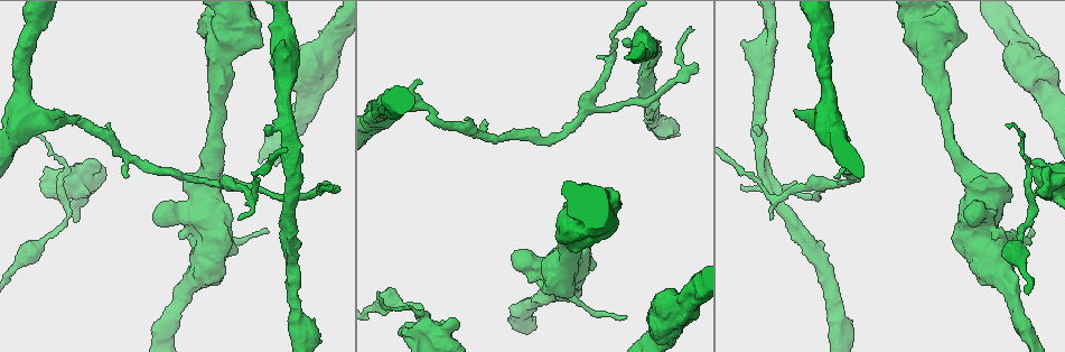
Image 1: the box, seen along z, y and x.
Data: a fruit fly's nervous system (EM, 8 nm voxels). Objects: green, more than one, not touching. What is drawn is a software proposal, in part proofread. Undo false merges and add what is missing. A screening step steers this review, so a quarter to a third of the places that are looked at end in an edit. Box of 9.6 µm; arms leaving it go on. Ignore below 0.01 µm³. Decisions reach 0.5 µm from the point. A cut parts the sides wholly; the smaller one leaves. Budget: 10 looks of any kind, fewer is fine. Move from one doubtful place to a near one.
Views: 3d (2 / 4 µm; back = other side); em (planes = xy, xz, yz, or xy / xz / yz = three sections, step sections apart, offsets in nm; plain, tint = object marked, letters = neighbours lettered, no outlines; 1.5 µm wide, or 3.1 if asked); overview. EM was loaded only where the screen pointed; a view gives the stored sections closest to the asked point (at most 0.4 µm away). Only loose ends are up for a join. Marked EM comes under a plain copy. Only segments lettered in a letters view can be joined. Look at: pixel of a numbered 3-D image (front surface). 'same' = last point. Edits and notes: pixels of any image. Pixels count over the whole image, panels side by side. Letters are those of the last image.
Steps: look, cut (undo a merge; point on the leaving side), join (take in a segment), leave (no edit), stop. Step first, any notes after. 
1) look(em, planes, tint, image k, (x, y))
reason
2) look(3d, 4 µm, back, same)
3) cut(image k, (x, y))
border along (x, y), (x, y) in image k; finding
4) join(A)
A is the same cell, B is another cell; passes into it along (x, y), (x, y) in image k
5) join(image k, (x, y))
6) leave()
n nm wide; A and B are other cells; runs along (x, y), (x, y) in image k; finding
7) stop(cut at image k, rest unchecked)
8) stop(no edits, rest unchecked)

look(em, planes, letters, image 1, (50, 238))
sudden change in width

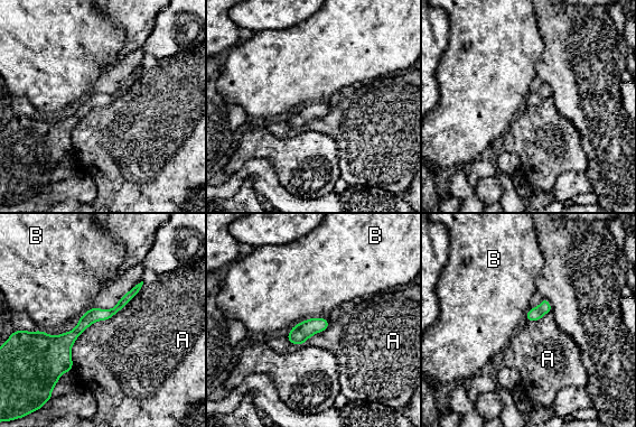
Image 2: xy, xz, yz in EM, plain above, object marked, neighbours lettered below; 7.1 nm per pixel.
leave()
A and B are other cells; border along (123, 308), (76, 339), (72, 367) in image 2; all the same neuron

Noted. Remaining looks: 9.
look(em, yz, step 4, tint, image 1, (742, 187))
free end

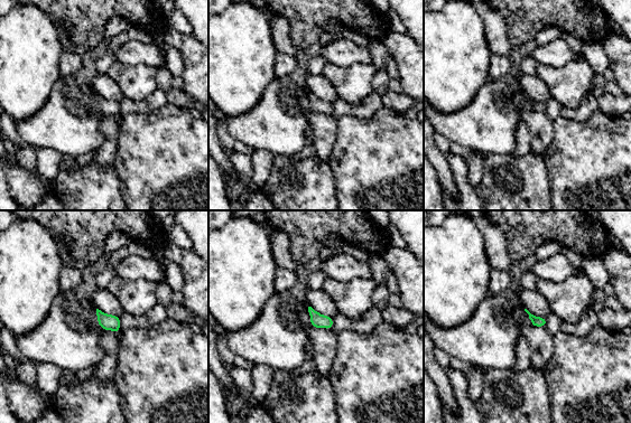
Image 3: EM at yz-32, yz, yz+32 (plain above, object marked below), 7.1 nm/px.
look(em, yz, step 4, letters, same)
what lies round it

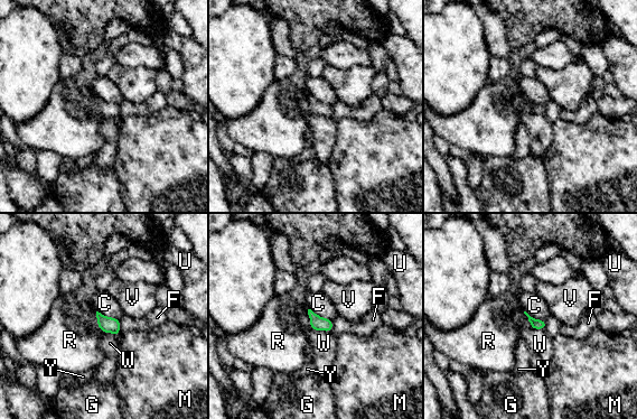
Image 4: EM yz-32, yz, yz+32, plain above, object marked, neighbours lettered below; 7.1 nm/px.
leave()
80 nm wide; C, F, G, M, R, U, V, W and Y are other cells; border along (96, 310), (119, 319) in image 4; no lettered segment goes on from it

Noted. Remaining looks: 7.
look(em, xy, step 8, tint, image 1, (823, 183))
three arms meet

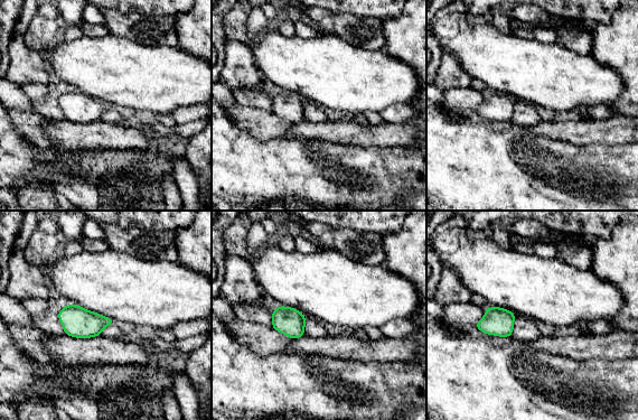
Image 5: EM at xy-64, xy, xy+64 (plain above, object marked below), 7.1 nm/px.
look(em, planes, letters, same)
cut it another way

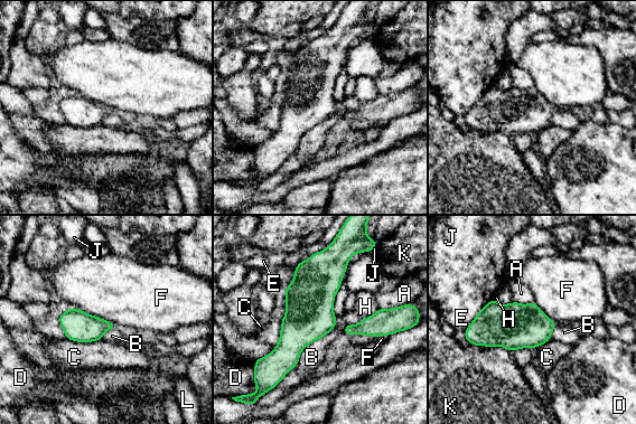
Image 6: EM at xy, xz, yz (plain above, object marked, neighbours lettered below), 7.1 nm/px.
leave()
190 nm wide; A, B, C, D, E, F, H, J, K and L are other cells; runs along (328, 256), (281, 375) in image 6; one neuron here

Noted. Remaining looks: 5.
look(em, planes, letters, image 1, (486, 121))
an open end

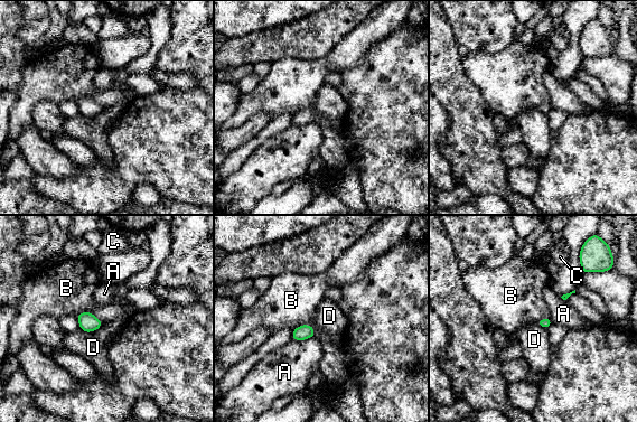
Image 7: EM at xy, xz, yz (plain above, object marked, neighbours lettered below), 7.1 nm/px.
leave()
A, B, C and D are other cells; border along (292, 330), (310, 325), (315, 336) in image 7; none of them fits

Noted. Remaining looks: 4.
stop(no edits, rest unchecked)

